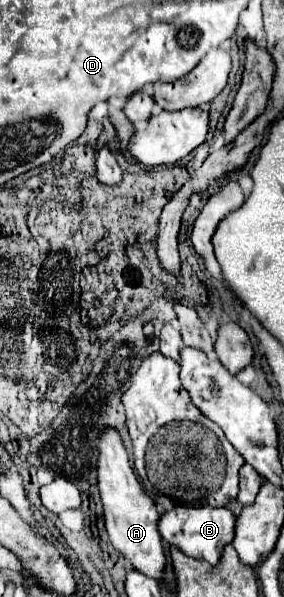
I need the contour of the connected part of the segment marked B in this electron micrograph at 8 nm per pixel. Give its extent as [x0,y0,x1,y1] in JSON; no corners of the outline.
[157,505,235,565]

